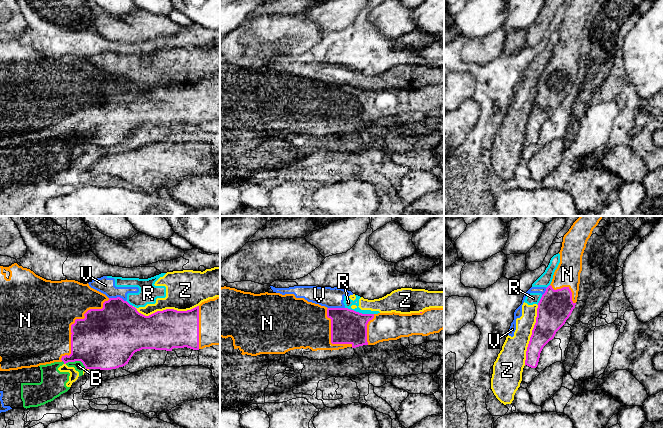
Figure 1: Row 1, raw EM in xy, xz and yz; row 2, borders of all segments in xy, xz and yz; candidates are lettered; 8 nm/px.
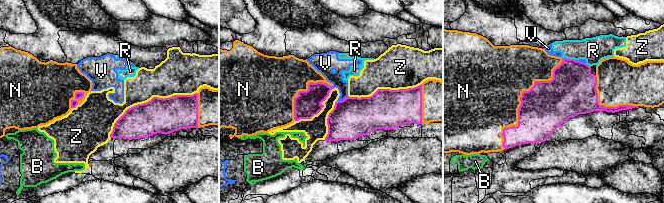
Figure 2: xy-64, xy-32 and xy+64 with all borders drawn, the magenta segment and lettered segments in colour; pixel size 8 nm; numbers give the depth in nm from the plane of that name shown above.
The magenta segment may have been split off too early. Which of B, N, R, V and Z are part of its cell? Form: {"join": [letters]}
{"join": ["N"]}

